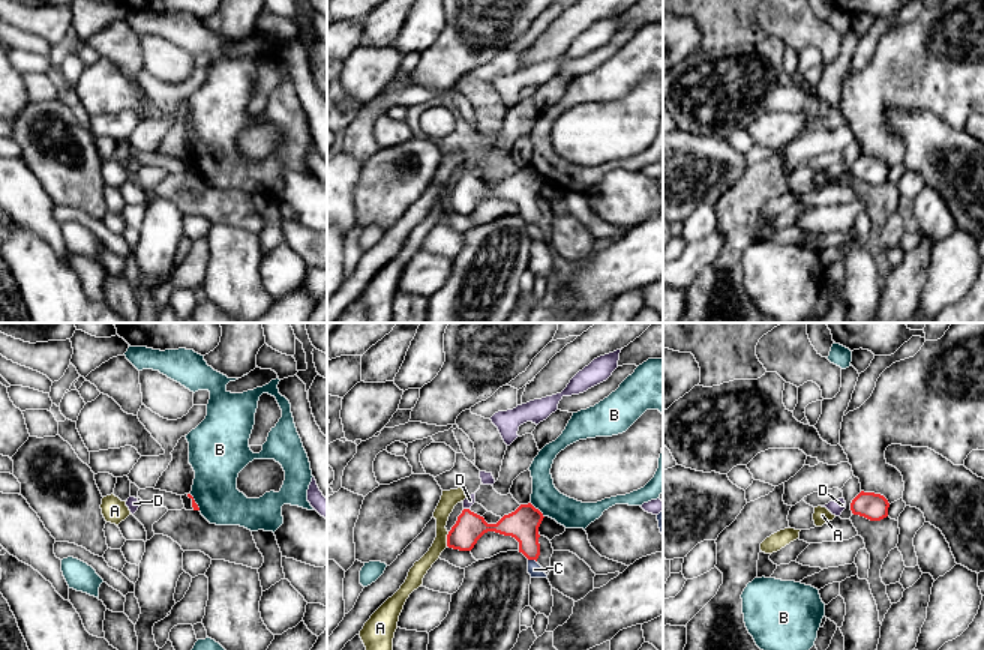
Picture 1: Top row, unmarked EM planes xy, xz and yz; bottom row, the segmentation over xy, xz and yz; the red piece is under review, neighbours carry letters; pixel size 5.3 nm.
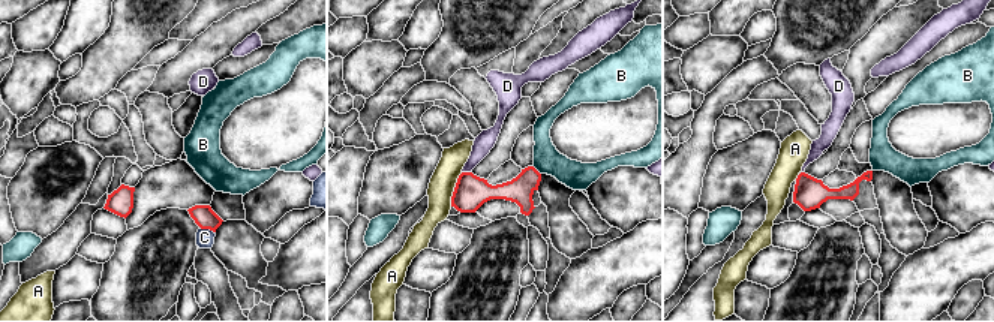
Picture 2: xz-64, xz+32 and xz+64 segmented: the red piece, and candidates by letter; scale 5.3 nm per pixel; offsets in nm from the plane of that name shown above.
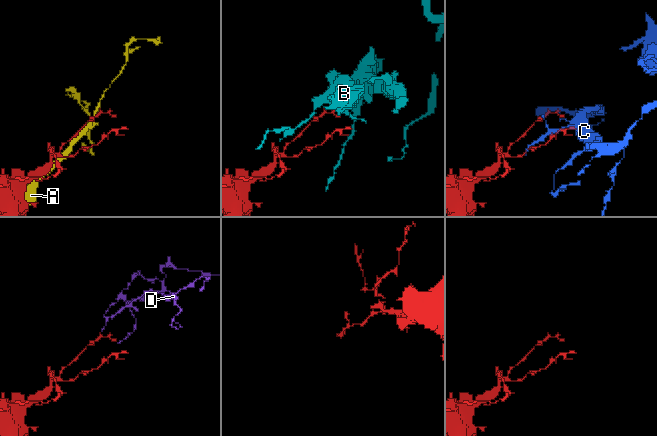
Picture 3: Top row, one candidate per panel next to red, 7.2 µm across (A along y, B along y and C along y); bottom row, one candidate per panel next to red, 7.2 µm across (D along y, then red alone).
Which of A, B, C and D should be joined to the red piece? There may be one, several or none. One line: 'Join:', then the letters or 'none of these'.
Join: D

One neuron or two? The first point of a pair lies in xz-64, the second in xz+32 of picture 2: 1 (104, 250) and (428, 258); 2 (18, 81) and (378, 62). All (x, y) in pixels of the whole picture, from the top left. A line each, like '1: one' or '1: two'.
1: two
2: one

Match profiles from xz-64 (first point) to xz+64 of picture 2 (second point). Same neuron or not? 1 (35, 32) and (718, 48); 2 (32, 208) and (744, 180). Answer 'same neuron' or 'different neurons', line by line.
1: different neurons
2: same neuron

